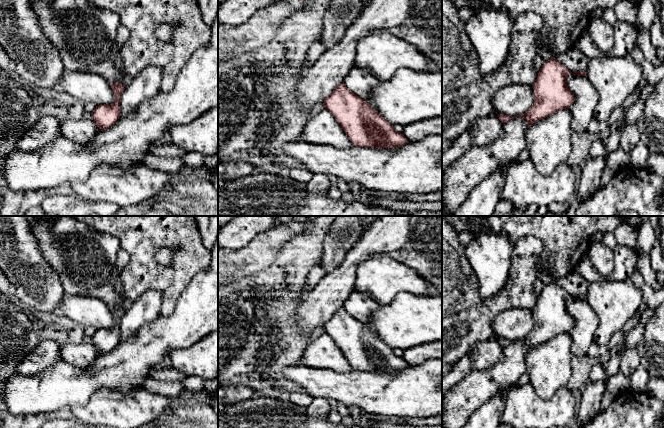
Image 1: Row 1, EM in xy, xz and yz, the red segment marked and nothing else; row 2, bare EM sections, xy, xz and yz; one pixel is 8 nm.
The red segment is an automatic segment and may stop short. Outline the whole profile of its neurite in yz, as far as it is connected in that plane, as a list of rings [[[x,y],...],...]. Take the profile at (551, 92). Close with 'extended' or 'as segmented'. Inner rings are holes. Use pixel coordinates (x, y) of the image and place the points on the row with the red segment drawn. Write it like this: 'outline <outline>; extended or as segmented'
outline [[[555,58],[547,60],[532,86],[535,101],[530,109],[517,116],[497,114],[497,117],[502,123],[507,123],[514,117],[523,117],[530,126],[559,110],[569,109],[575,100],[566,81],[570,73],[571,71]]]; as segmented

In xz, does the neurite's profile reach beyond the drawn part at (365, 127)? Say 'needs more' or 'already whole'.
already whole

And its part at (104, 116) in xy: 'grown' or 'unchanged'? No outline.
unchanged

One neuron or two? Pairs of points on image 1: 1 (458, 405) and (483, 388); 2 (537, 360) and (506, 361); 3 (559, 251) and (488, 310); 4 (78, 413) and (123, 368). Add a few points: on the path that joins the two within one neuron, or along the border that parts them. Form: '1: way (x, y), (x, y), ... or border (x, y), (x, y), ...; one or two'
1: way (464, 399), (477, 388); one
2: border (528, 350), (525, 356), (525, 371); two
3: border (537, 238), (542, 242), (551, 258), (551, 276); two
4: border (124, 393), (99, 389), (83, 405); two

